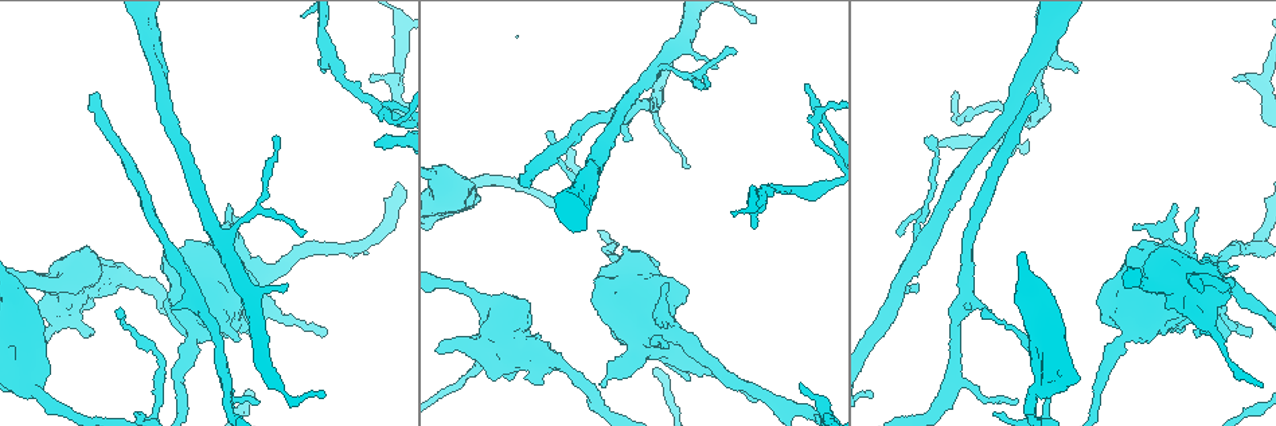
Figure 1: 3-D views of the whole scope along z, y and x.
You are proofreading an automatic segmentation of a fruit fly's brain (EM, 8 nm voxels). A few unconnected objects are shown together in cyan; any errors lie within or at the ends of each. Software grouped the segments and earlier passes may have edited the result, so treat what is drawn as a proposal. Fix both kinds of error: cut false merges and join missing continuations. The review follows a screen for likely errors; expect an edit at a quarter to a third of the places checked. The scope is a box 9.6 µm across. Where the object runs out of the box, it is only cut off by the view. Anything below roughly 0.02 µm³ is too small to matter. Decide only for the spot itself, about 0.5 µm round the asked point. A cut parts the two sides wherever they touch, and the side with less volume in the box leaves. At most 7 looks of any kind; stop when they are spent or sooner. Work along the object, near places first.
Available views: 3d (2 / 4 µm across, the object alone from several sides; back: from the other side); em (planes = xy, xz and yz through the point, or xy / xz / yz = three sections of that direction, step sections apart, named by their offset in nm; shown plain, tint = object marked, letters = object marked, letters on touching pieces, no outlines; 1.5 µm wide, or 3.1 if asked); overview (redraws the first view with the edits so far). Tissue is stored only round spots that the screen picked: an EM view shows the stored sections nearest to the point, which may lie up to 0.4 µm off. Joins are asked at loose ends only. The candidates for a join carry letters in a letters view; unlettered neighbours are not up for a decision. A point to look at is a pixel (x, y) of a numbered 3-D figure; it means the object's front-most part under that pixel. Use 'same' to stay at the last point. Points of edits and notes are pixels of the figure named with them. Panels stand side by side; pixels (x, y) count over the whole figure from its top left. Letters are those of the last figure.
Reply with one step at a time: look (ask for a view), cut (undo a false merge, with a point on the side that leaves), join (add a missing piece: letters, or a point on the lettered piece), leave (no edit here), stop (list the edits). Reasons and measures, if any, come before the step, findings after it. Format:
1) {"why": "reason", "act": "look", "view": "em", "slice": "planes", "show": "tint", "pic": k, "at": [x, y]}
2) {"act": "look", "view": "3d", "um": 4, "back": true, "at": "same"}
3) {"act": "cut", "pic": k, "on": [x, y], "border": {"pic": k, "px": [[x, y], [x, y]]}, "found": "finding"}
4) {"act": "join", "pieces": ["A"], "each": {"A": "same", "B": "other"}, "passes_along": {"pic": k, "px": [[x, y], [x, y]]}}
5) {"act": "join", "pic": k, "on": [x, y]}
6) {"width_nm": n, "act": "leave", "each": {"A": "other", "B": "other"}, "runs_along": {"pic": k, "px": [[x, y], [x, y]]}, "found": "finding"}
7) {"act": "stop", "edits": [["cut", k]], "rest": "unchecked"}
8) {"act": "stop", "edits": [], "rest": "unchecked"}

{"why": "thin end", "act": "look", "view": "3d", "um": 2, "back": true, "pic": 1, "at": [303, 237]}

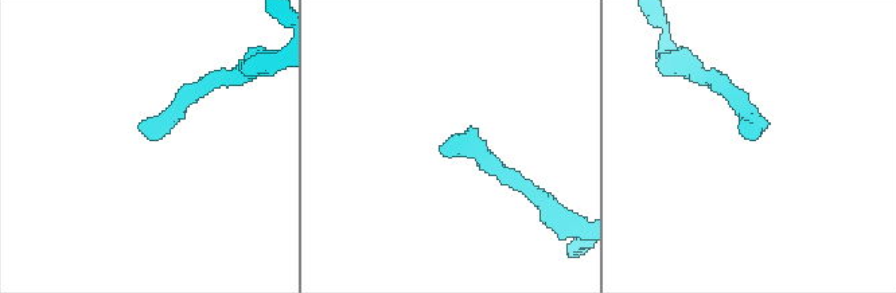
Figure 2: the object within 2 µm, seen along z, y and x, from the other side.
{"act": "look", "view": "em", "slice": "planes", "show": "tint", "pic": 2, "at": [446, 145]}

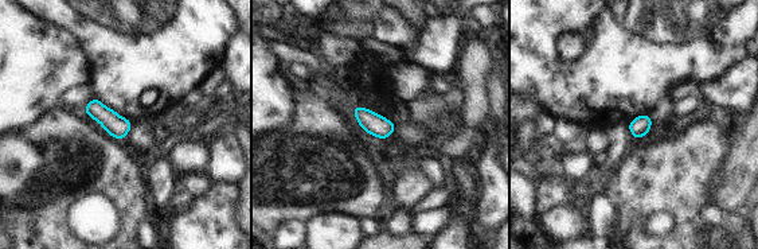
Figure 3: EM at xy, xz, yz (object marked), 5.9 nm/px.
{"why": "see the neighbours", "act": "look", "view": "em", "slice": "planes", "show": "letters", "at": "same"}

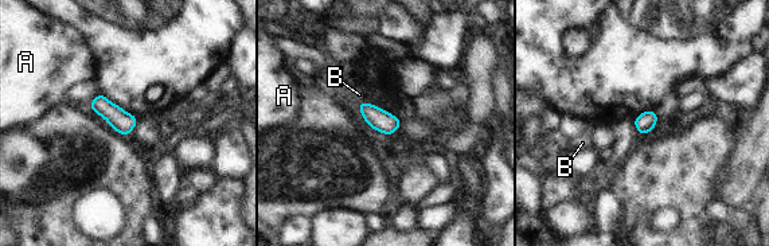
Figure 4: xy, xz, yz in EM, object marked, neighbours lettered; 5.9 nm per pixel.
{"act": "leave", "each": {"A": "other", "B": "other"}, "border": {"pic": 4, "px": [[359, 101], [367, 101], [373, 105]]}, "found": "none of them fits"}

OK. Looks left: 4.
{"why": "tapers out", "act": "look", "view": "em", "slice": "yz", "step": 4, "show": "letters", "pic": 1, "at": [625, 139]}

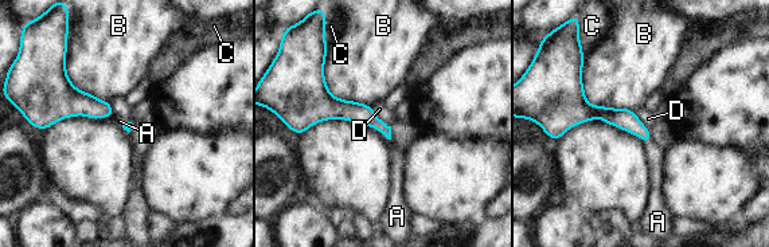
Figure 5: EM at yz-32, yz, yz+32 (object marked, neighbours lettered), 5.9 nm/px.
{"act": "join", "pic": 5, "on": [655, 156], "each": {"A": "same", "B": "other", "C": "other", "D": "other"}, "passes_along": {"pic": 5, "px": [[627, 120], [643, 141], [655, 156]]}, "found": "it goes on there"}

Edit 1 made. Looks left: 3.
{"act": "look", "view": "overview"}

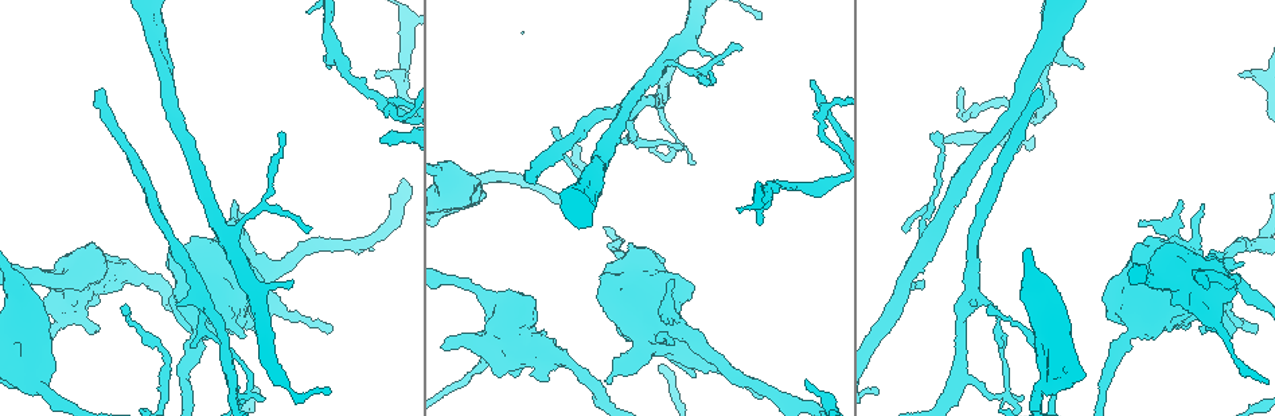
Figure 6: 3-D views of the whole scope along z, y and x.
{"act": "look", "view": "em", "slice": "planes", "show": "letters", "pic": 6, "at": [556, 128]}

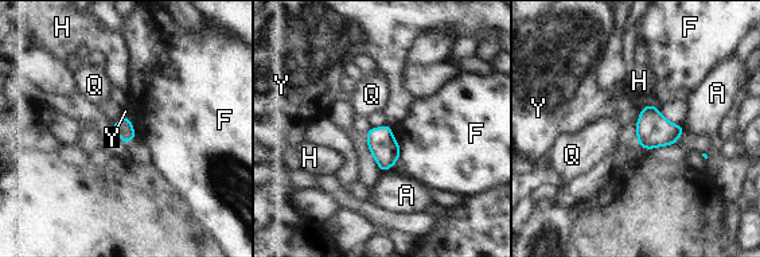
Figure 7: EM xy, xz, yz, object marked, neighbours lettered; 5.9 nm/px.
{"act": "leave", "each": {"A": "other", "F": "other", "H": "other", "Q": "other", "Y": "other"}, "border": {"pic": 7, "px": [[642, 108], [635, 121]]}, "found": "none of them fits"}

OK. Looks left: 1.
{"act": "stop", "edits": [["join", 5]], "rest": "unchecked"}

